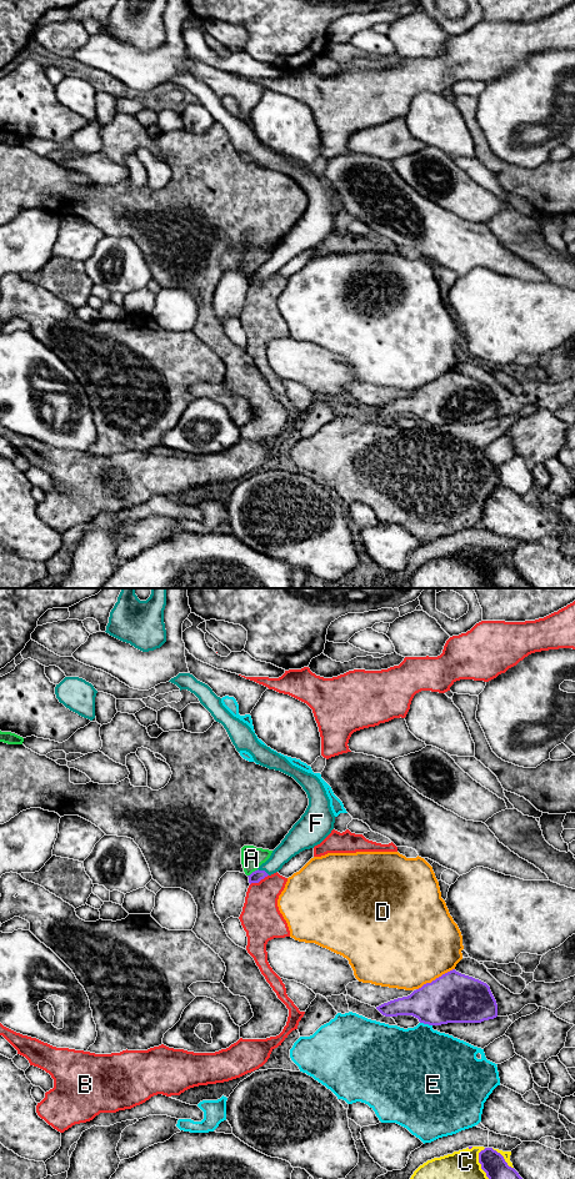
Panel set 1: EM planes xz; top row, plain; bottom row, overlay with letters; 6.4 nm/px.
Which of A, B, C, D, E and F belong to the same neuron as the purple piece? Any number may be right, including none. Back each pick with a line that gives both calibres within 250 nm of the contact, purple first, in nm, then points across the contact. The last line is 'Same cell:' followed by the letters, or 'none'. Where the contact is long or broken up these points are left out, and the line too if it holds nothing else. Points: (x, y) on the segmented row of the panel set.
Same cell: none

